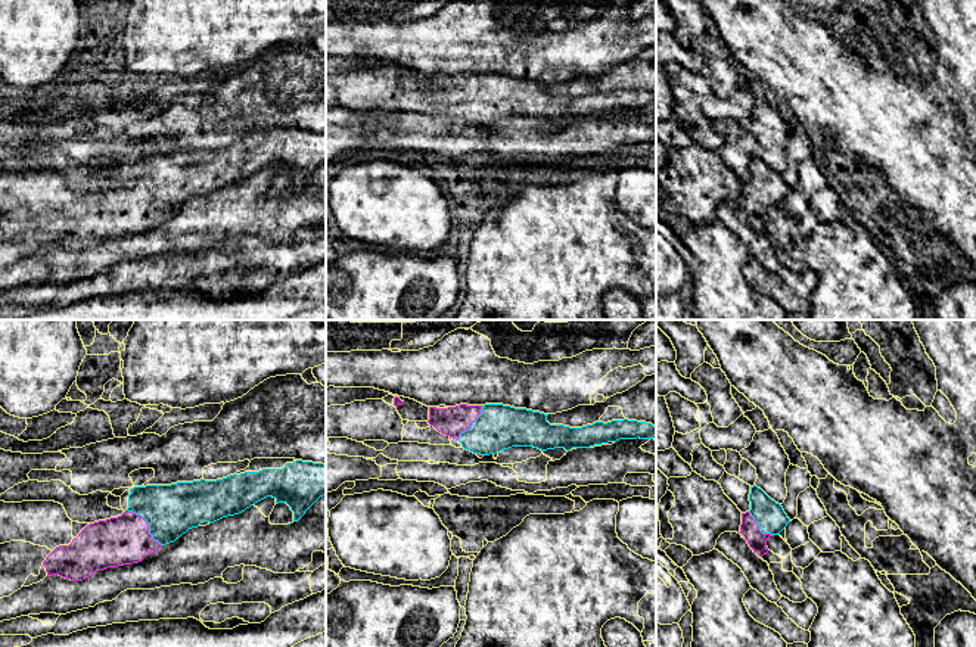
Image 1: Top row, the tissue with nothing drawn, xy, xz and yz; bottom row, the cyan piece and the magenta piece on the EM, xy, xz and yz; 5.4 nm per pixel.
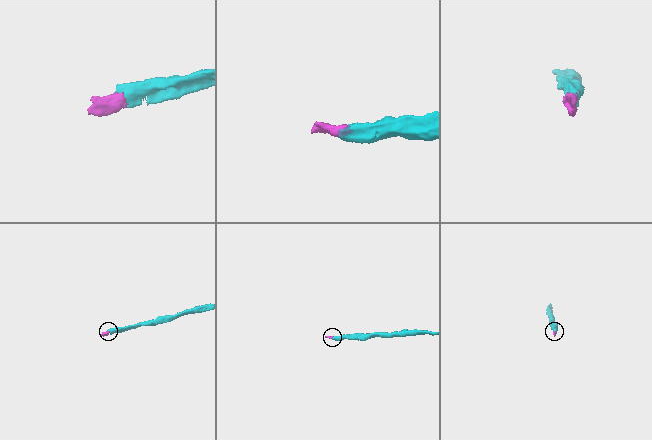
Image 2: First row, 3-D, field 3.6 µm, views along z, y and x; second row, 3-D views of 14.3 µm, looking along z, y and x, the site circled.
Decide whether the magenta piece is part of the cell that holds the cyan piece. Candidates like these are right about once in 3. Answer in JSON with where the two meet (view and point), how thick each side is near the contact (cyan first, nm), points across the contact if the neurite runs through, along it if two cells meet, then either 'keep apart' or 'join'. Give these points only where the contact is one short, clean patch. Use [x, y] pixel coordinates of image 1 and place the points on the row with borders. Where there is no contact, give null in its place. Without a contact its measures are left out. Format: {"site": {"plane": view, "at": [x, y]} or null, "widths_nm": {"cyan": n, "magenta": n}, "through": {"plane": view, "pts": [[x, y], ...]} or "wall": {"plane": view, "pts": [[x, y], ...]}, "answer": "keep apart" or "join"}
{"site": {"plane": "xy", "at": [148, 523]}, "widths_nm": {"cyan": 280, "magenta": 260}, "through": {"plane": "xy", "pts": [[170, 510], [157, 515], [148, 523], [124, 540]]}, "answer": "join"}

